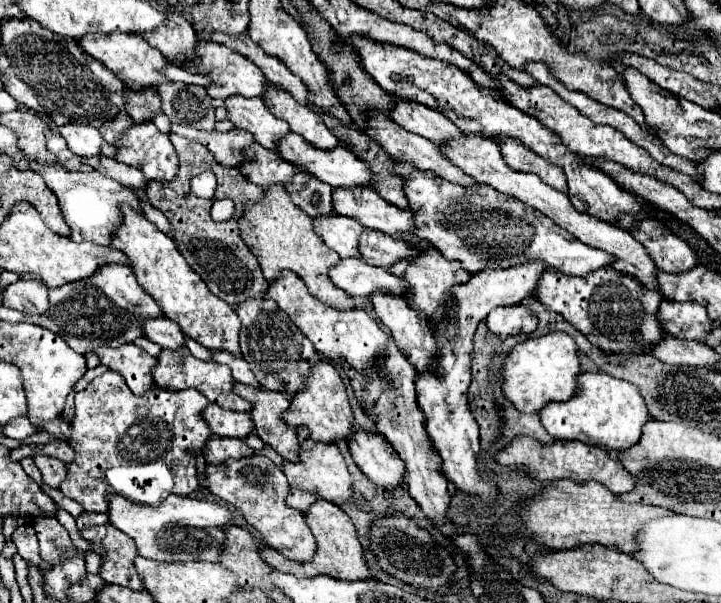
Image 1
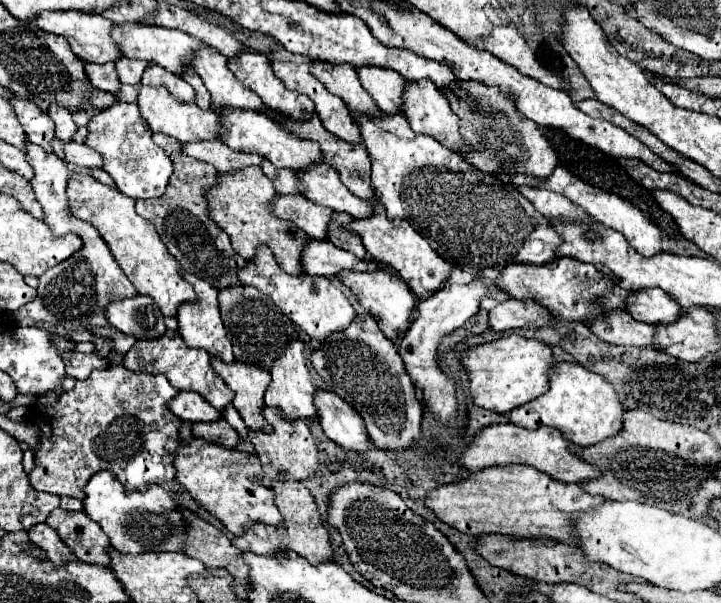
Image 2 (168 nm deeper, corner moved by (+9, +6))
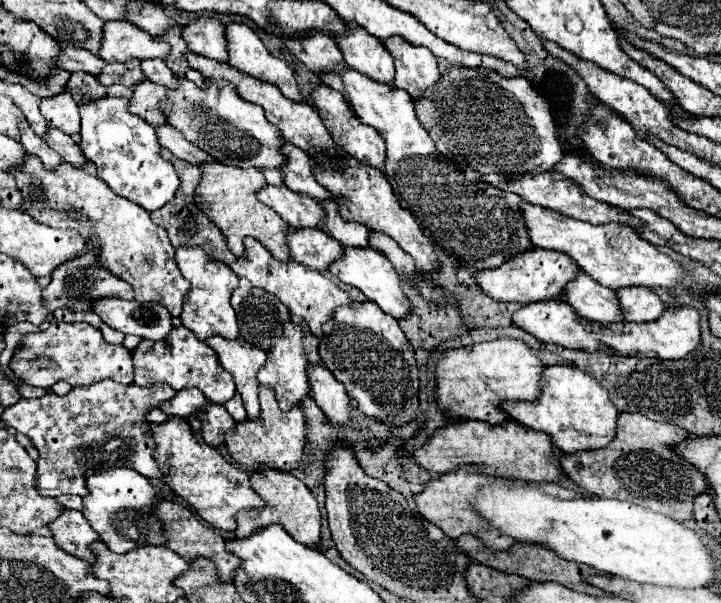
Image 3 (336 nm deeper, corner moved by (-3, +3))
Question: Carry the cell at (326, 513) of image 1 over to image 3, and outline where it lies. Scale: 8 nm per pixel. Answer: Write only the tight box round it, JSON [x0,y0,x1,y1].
[234,469,320,547]

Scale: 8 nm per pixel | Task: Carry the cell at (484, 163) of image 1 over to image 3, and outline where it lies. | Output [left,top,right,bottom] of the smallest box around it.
[384,37,440,99]

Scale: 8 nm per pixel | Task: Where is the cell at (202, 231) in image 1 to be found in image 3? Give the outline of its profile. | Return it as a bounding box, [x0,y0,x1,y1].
[150,149,236,265]

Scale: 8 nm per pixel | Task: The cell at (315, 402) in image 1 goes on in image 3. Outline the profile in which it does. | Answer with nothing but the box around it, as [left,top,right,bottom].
[258,321,310,411]

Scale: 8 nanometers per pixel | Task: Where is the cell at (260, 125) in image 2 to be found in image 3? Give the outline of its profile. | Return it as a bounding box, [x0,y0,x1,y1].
[160,77,284,169]

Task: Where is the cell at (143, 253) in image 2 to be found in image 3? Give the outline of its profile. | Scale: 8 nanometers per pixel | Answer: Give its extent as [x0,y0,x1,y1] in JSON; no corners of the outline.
[8,153,190,317]

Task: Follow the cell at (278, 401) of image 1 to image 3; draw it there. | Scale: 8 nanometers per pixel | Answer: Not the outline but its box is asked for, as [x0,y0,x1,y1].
[204,337,266,415]

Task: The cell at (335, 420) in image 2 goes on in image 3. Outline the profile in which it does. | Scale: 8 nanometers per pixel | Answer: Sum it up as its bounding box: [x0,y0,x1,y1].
[308,363,352,425]

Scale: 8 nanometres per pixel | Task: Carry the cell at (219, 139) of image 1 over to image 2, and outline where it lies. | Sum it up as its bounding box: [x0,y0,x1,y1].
[138,86,220,142]

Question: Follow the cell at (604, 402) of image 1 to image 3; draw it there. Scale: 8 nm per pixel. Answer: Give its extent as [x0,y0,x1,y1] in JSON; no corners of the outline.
[504,365,616,453]

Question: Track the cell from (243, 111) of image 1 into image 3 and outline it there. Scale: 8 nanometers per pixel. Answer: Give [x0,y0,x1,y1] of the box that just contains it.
[182,17,228,61]

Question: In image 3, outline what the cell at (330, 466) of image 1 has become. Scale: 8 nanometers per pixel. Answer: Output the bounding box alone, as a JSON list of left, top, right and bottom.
[226,385,304,471]

